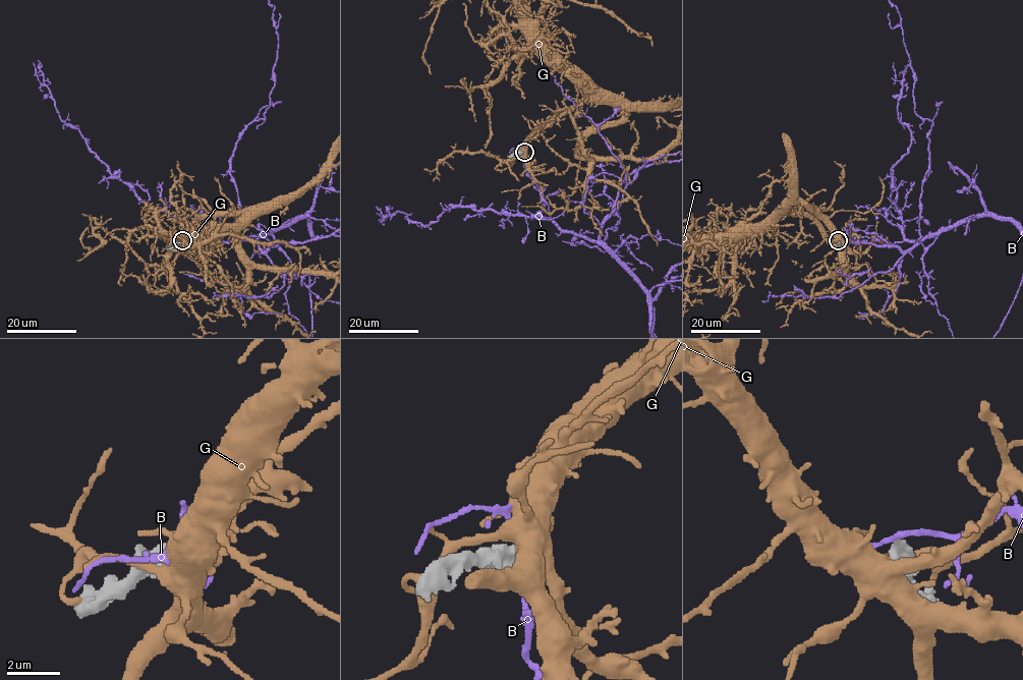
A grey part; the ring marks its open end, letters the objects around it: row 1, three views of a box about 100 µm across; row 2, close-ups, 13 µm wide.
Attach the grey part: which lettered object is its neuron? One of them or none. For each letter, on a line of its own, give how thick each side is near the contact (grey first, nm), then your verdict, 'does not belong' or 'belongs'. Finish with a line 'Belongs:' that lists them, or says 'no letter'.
B: 440 nm thick on the grey side, 180 nm on the other; does not belong
G: 700 nm thick on the grey side, 700 nm on the other; does not belong
Belongs: no letter

